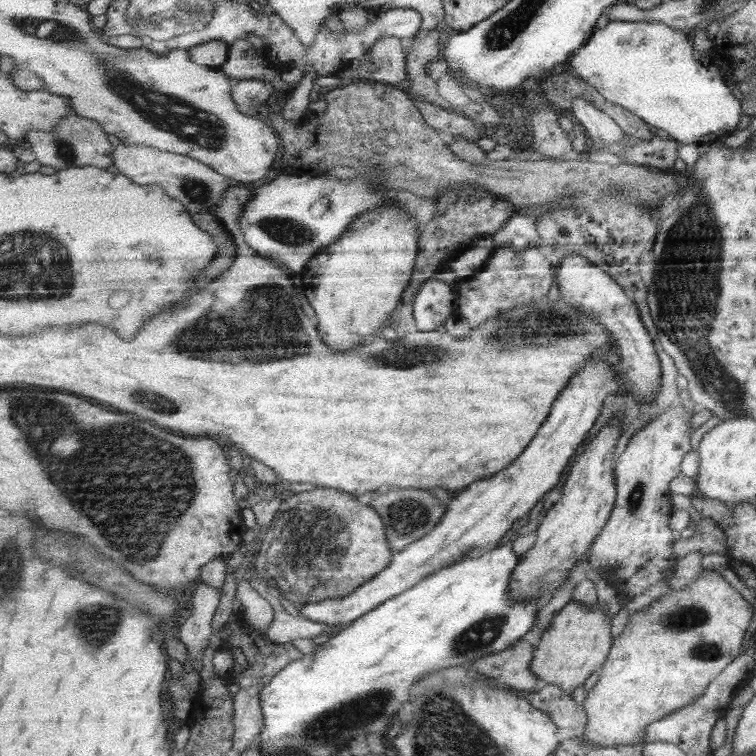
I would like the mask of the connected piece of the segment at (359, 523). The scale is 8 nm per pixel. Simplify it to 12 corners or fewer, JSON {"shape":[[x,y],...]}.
{"shape":[[317,486],[256,528],[250,556],[304,606],[395,557],[383,516]]}

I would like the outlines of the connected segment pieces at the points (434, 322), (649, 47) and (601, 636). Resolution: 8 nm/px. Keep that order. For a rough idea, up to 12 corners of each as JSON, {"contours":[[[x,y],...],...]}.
{"contours":[[[438,277],[416,294],[422,331],[441,330],[456,311],[454,287]],[[612,20],[571,58],[682,144],[738,128],[724,72],[663,22]],[[573,599],[544,631],[532,671],[584,687],[612,648],[597,604]]]}

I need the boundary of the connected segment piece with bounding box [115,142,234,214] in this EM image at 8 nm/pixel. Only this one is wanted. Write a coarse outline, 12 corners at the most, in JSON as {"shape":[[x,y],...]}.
{"shape":[[120,143],[118,172],[160,185],[193,214],[234,183],[200,159]]}

